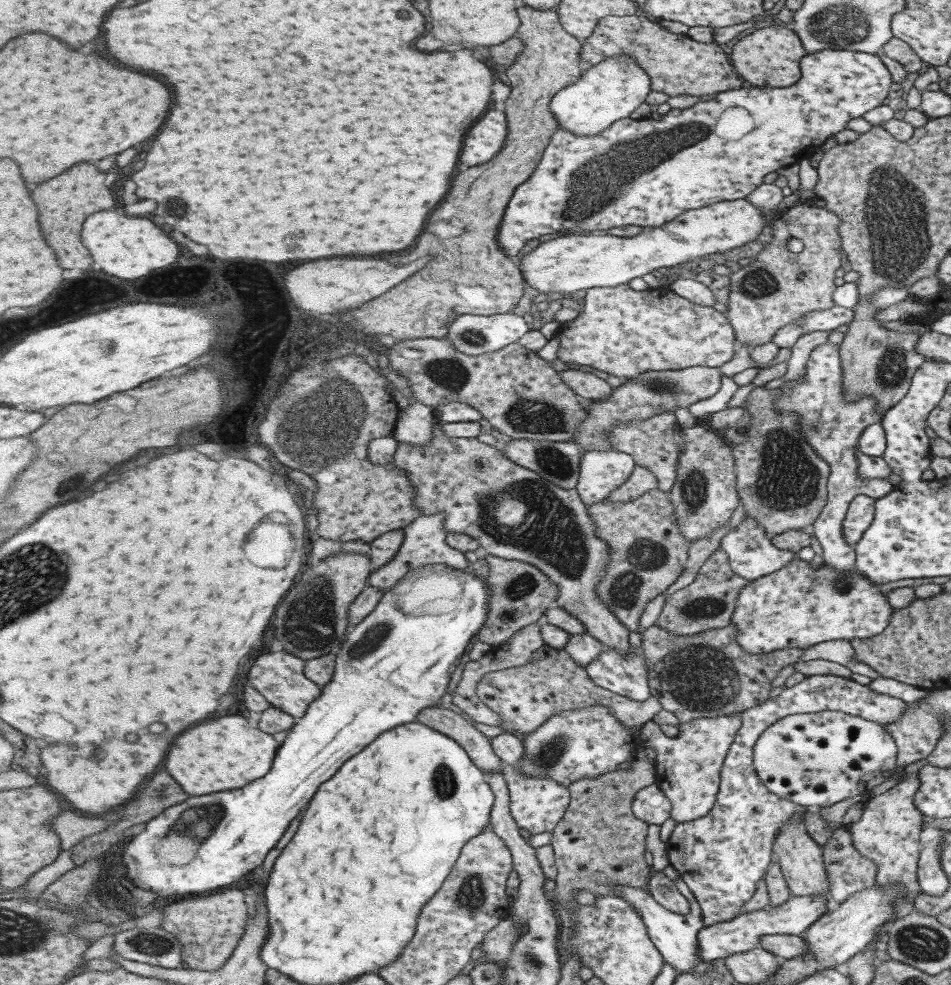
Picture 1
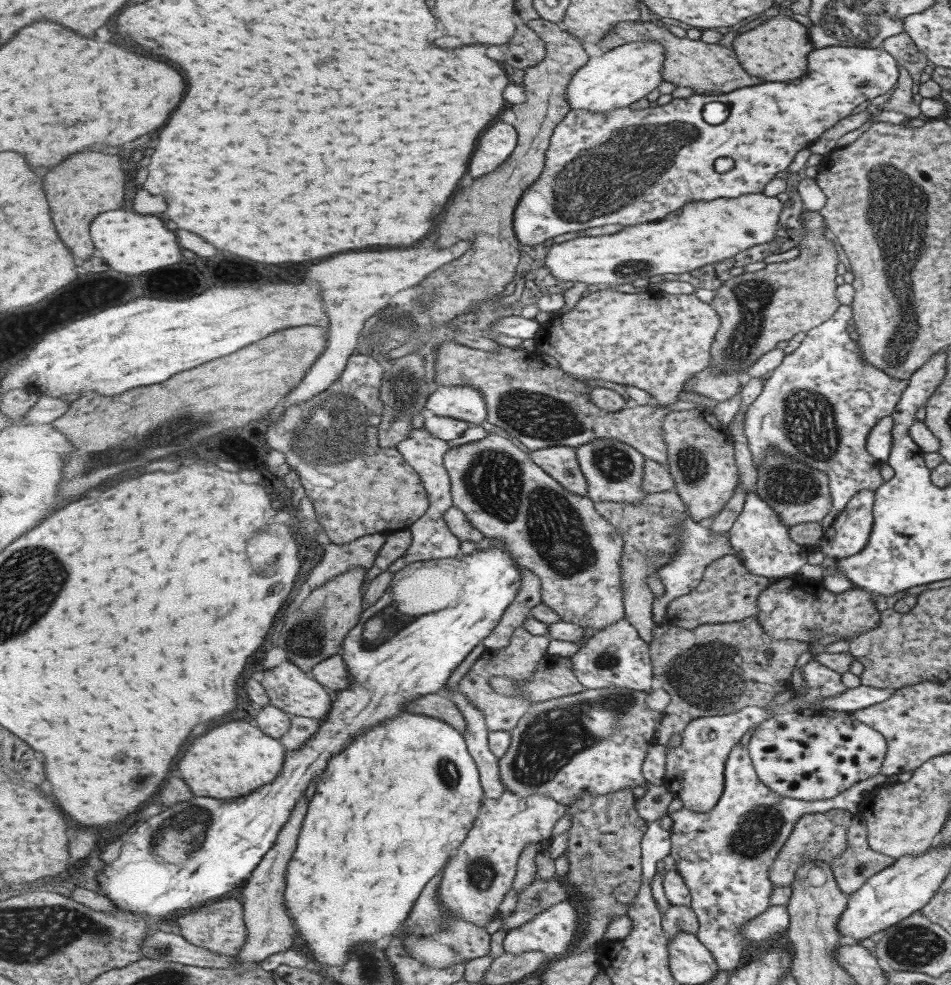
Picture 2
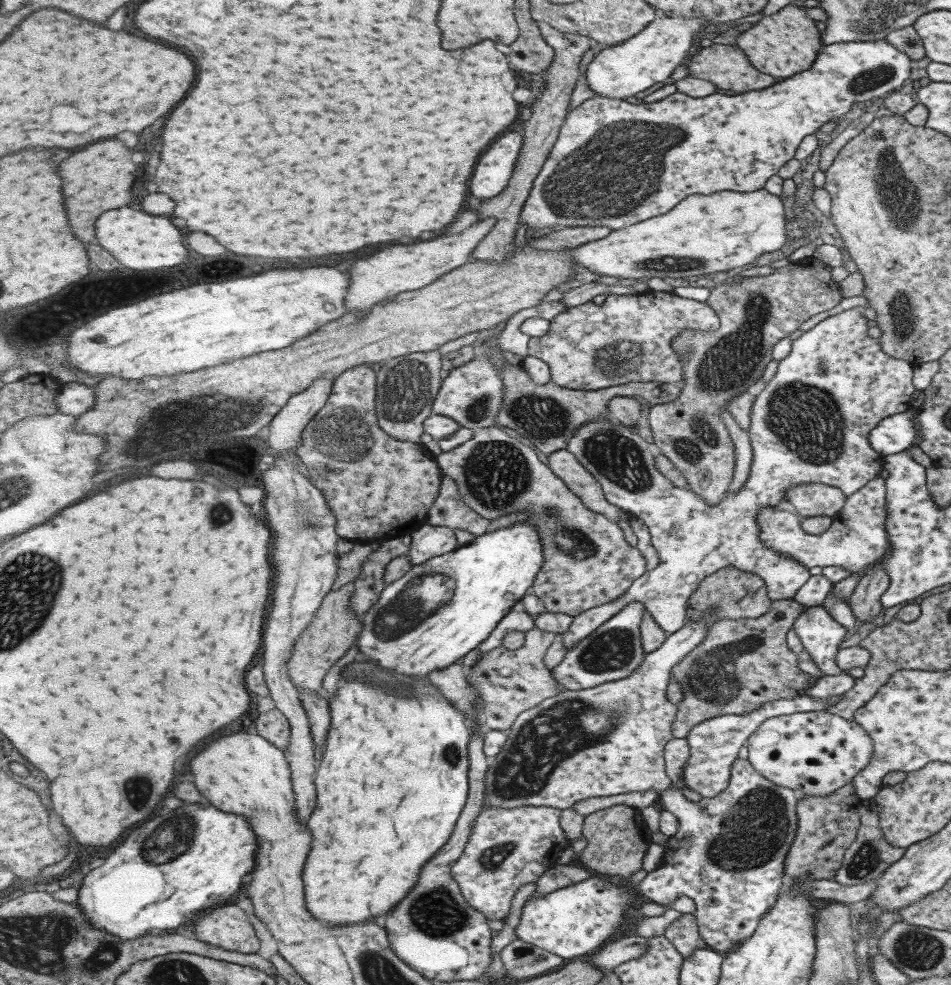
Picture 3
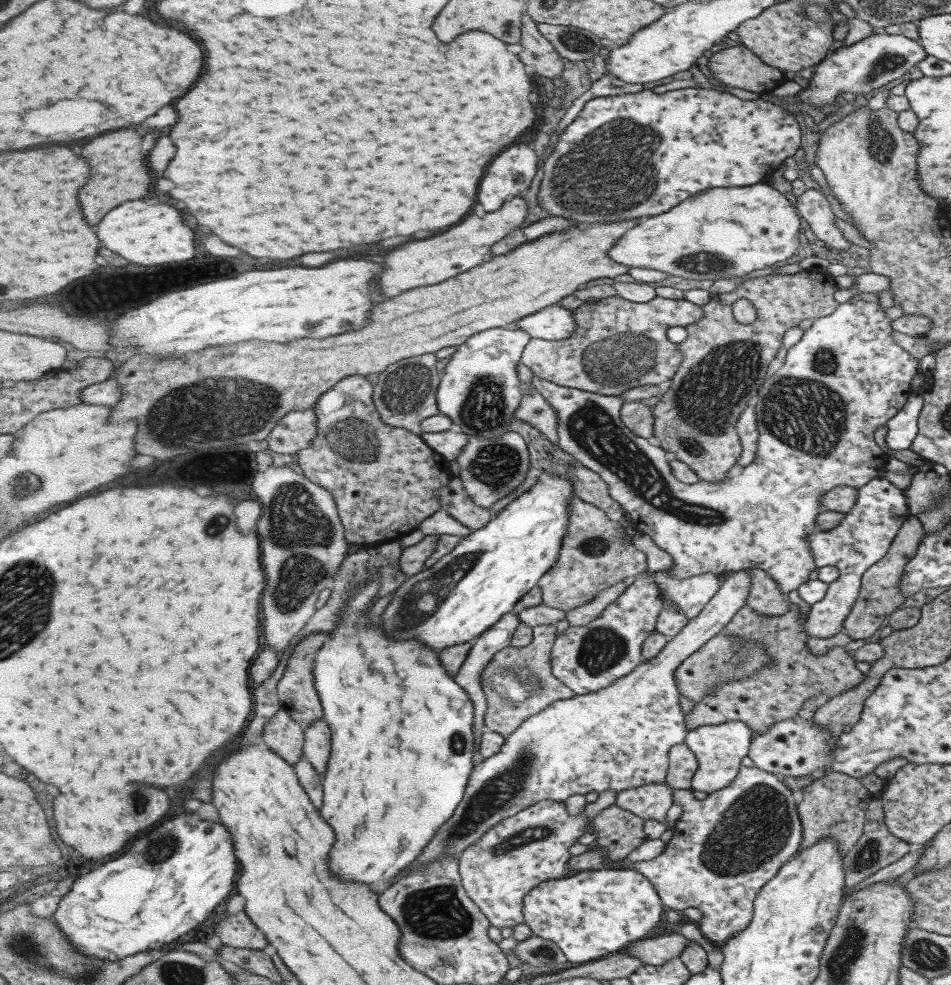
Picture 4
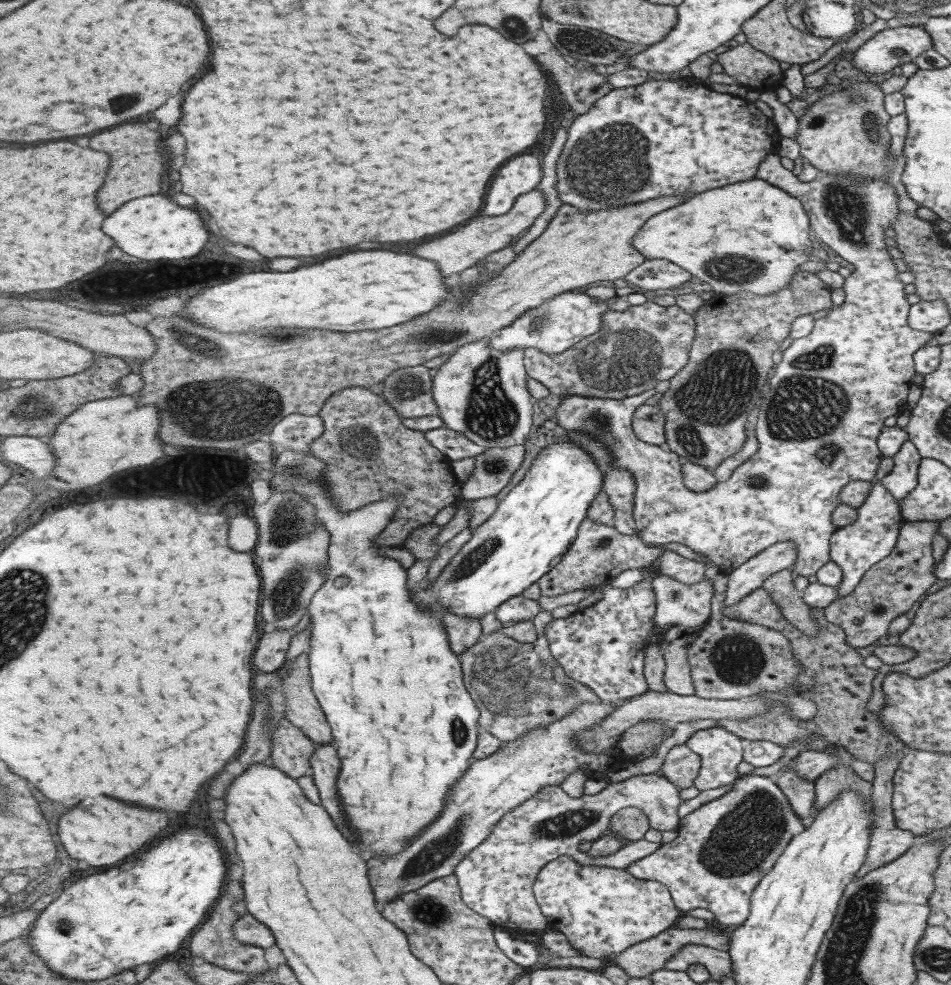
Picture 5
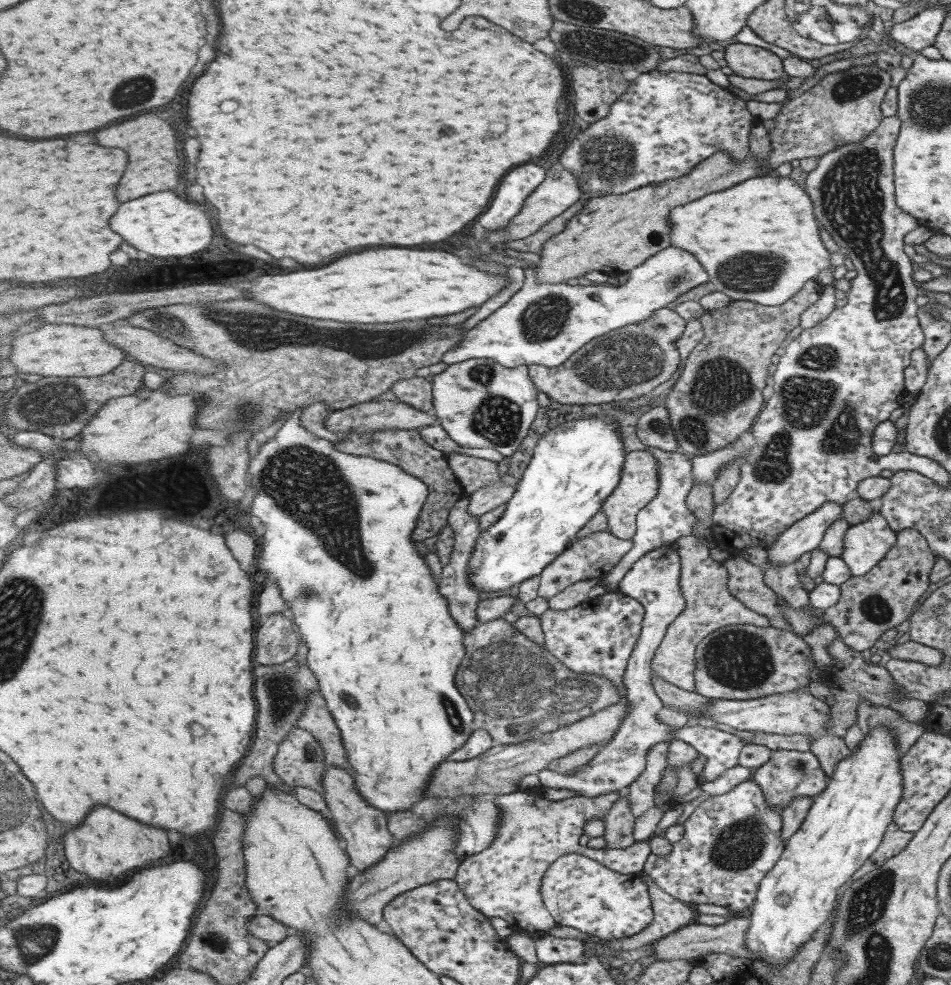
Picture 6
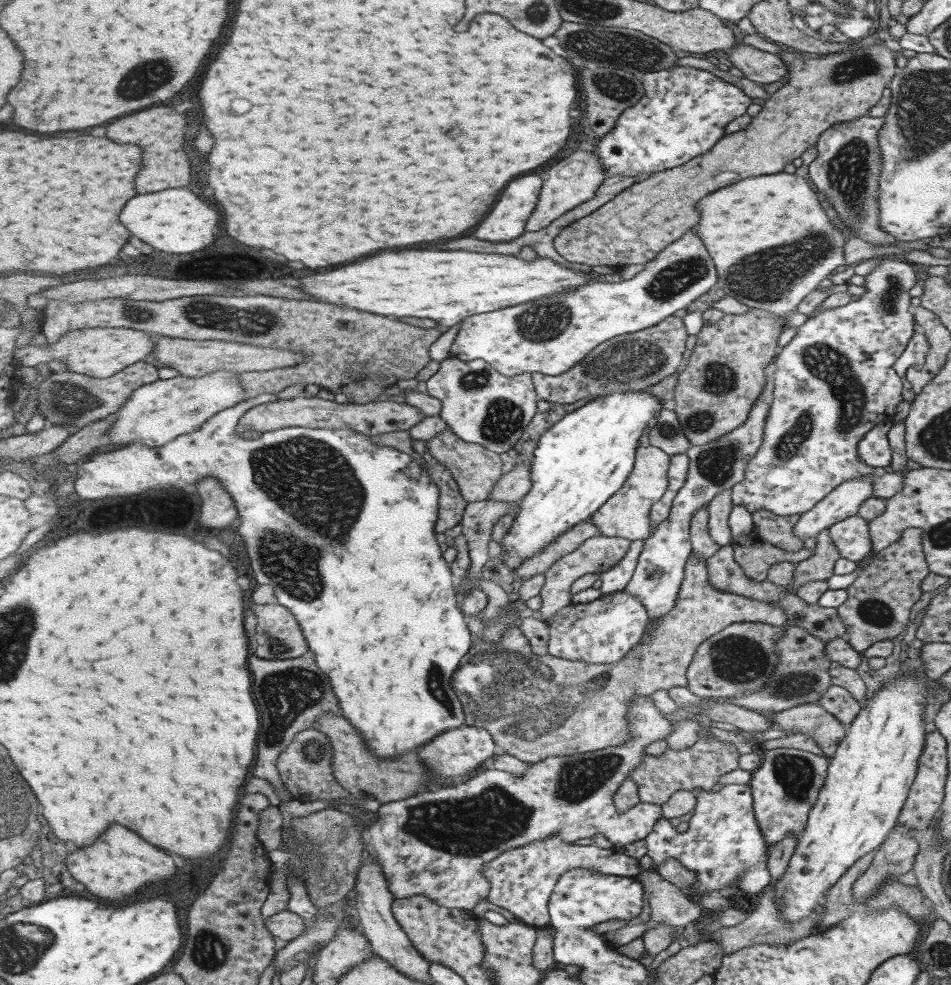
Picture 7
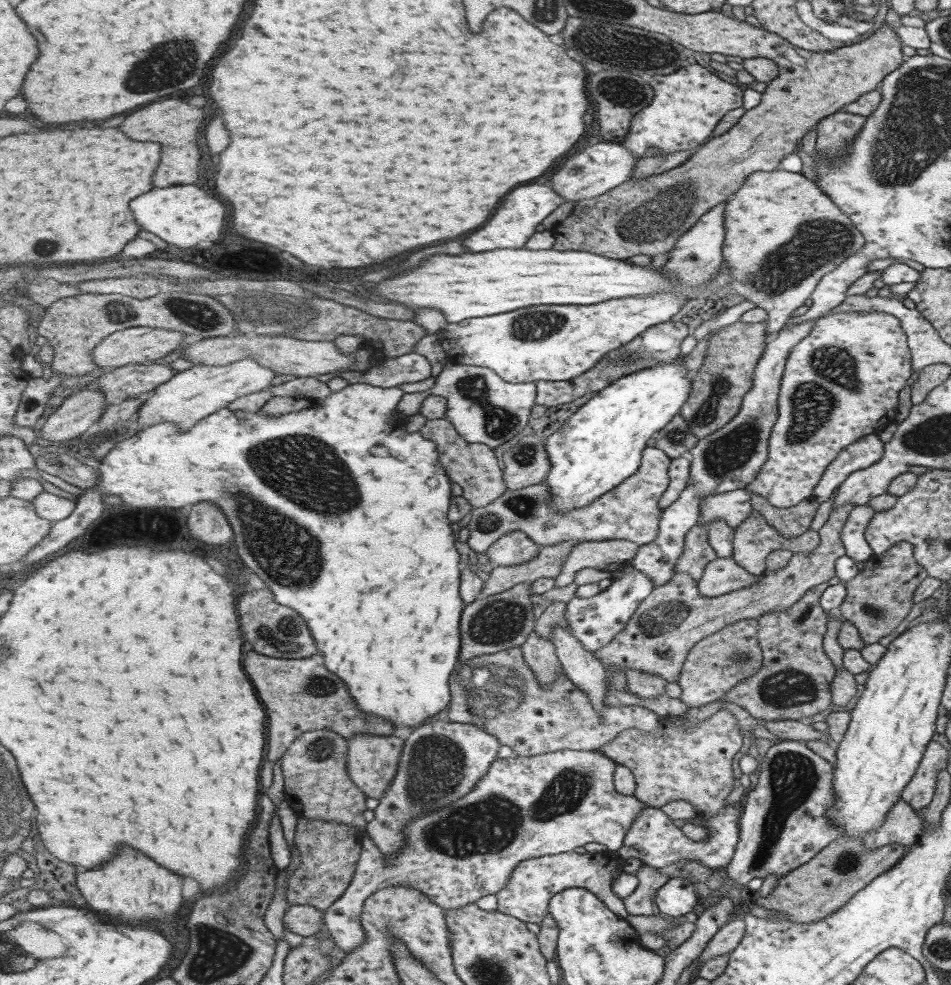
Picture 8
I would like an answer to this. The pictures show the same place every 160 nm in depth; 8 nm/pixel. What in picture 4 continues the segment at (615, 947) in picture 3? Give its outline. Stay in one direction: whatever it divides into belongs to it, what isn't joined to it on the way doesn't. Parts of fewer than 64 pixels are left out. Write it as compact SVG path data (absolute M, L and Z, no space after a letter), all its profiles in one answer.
M667 935L639 940L621 952L629 953L631 957L643 961L645 965L663 966L669 964L671 960L681 959L690 944L691 941L685 936Z

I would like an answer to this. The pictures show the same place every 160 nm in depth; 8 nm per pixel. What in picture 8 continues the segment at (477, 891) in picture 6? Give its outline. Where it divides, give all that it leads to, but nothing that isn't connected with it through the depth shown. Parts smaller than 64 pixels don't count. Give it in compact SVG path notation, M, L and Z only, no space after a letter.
M609 850L598 853L586 851L583 854L571 851L523 861L514 868L514 874L511 875L509 883L496 894L498 911L527 923L541 925L548 915L549 902L556 892L561 892L565 888L583 887L592 890L615 914L627 919L629 912L623 904L623 899L613 892L611 882L615 872L620 868L624 870L625 867L626 863L617 852Z

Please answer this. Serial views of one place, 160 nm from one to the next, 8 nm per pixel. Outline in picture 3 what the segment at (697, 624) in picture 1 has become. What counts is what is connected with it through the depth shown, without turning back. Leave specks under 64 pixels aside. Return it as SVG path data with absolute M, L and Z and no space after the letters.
M723 567L706 579L695 588L694 595L690 596L688 621L700 618L708 608L714 608L714 616L718 619L729 618L757 618L767 612L771 601L766 595L766 587L755 574L745 572L735 567Z

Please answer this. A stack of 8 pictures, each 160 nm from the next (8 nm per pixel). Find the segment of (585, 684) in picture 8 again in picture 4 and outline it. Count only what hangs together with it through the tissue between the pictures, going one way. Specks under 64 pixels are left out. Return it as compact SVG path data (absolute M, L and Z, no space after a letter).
M577 496L571 499L569 532L563 541L561 556L555 566L540 580L538 587L547 606L567 611L595 600L603 590L630 576L648 571L648 556L634 545L625 527L610 520L607 514Z

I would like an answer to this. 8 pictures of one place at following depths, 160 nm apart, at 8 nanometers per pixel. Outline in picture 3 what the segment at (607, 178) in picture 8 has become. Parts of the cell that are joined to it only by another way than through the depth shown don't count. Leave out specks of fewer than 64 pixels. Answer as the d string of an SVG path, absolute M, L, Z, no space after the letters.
M486 218L463 230L461 234L443 236L429 242L409 244L409 246L391 246L381 250L369 258L349 264L347 272L351 274L351 292L347 292L347 308L351 311L369 314L376 304L391 301L399 294L412 290L419 290L441 279L443 275L463 266L471 260L479 243L493 231L496 218Z

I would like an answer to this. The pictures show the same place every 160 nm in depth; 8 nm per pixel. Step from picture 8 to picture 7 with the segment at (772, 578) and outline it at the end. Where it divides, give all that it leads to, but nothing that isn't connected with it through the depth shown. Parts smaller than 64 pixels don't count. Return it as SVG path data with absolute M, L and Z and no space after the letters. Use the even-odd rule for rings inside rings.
M828 528L816 536L814 551L805 560L794 565L793 581L781 588L783 594L796 594L799 586L807 582L823 582L832 576L835 561L839 553L829 536ZM695 553L686 564L686 579L679 592L675 608L658 622L650 619L642 641L623 660L613 664L591 664L580 660L567 660L553 656L536 655L531 641L519 627L511 627L500 643L475 640L473 648L458 668L454 684L465 703L466 725L486 728L491 732L500 750L535 764L550 756L573 756L621 746L631 740L629 706L635 697L652 695L659 690L689 686L689 670L698 646L733 623L749 621L781 627L784 612L776 604L753 600L737 593L719 592L707 579Z

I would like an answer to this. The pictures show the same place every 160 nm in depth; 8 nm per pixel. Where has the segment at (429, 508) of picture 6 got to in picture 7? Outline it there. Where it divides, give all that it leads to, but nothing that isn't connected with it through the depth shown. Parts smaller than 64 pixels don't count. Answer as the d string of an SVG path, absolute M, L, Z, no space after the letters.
M412 439L412 449L425 461L427 472L433 478L435 485L441 488L441 510L439 510L439 521L437 532L443 533L463 521L463 514L469 504L462 495L458 482L454 480L451 472L435 459L427 448L427 441Z

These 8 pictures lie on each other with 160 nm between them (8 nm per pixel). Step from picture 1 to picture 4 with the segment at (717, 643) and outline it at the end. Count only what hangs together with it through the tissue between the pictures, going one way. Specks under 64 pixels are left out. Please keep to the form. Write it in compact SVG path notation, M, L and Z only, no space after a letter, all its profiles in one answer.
M744 604L721 631L760 642L770 658L770 663L755 671L754 675L721 683L714 691L707 691L686 716L688 731L737 720L751 728L754 735L763 734L779 720L795 718L796 712L808 698L823 693L829 700L863 680L864 674L855 668L855 660L843 646L832 647L821 657L811 655L804 646L808 634L801 630L799 622L793 624L793 634L783 632L783 628L779 626L779 617L757 614Z

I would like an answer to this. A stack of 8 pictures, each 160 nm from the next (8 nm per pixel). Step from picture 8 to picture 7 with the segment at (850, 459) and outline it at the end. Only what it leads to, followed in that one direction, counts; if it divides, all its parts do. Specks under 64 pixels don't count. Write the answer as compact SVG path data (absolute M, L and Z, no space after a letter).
M890 421L877 423L863 435L863 439L857 444L859 462L863 462L865 466L871 466L871 468L883 468L890 464L891 450L885 435L892 423Z

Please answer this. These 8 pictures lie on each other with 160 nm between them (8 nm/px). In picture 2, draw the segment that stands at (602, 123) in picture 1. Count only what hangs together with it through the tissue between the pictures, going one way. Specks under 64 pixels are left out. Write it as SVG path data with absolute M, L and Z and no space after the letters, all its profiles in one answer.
M638 40L604 52L598 57L590 57L585 67L578 70L570 82L570 107L575 110L589 112L613 112L618 108L625 108L635 104L637 100L649 96L655 88L659 88L664 81L662 72L665 70L666 49L657 40Z

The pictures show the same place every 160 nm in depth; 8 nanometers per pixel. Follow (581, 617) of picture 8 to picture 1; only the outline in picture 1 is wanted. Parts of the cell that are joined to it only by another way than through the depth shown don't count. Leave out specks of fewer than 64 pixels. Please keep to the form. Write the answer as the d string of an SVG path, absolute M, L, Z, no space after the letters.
M633 631L630 636L632 650L620 652L617 648L605 645L602 654L587 666L590 677L600 686L607 690L616 692L633 700L645 701L652 696L650 689L649 668L646 665L646 657L643 655L642 633Z

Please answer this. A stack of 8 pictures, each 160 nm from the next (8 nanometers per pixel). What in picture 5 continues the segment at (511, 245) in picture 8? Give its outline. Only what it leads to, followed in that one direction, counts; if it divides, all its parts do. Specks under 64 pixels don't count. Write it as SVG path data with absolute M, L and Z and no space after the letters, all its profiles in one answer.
M523 154L515 160L509 160L495 176L491 192L487 192L487 204L483 204L485 216L507 214L517 202L519 196L526 195L539 188L544 177L544 169L537 156Z

